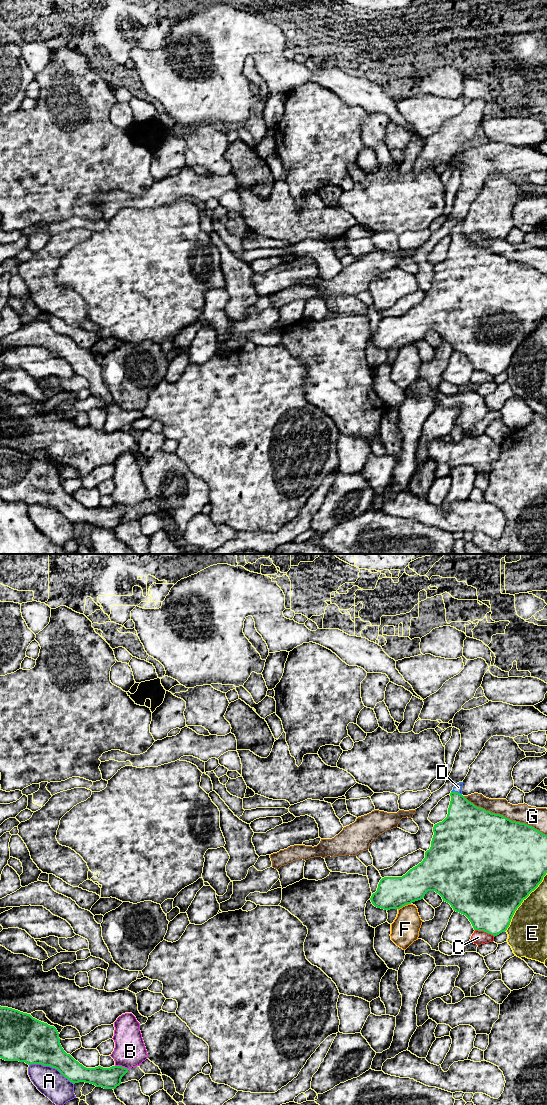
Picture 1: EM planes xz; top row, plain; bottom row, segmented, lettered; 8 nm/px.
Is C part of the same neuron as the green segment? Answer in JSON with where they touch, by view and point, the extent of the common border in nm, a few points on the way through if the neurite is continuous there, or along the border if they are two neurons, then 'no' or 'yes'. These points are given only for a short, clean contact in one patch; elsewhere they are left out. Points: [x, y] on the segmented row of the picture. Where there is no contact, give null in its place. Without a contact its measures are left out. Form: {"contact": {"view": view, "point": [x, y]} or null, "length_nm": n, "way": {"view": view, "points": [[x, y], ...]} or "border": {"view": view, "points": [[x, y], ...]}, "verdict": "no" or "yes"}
{"contact": {"view": "xz", "point": [485, 931]}, "length_nm": 170, "verdict": "no"}

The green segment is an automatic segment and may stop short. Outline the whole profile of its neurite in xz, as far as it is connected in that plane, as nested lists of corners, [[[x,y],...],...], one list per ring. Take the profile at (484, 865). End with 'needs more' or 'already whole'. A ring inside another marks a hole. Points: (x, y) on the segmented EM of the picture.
[[[459,782],[453,787],[453,790],[450,793],[451,801],[448,808],[447,817],[442,822],[439,822],[434,825],[433,827],[434,835],[431,841],[431,847],[429,850],[425,852],[425,858],[423,859],[423,861],[419,863],[417,866],[410,869],[402,877],[382,878],[378,884],[377,891],[372,894],[370,900],[375,907],[388,911],[390,909],[400,909],[405,905],[423,899],[428,891],[435,891],[442,897],[443,901],[451,905],[454,911],[465,915],[471,922],[474,930],[484,931],[495,937],[507,930],[517,908],[521,905],[523,900],[526,899],[529,896],[529,894],[538,887],[538,885],[542,882],[543,877],[546,875],[547,835],[543,834],[539,830],[525,823],[512,821],[504,817],[503,815],[491,813],[490,811],[486,811],[481,807],[475,806],[473,803],[469,802],[462,795],[462,786],[463,782]]]; needs more

